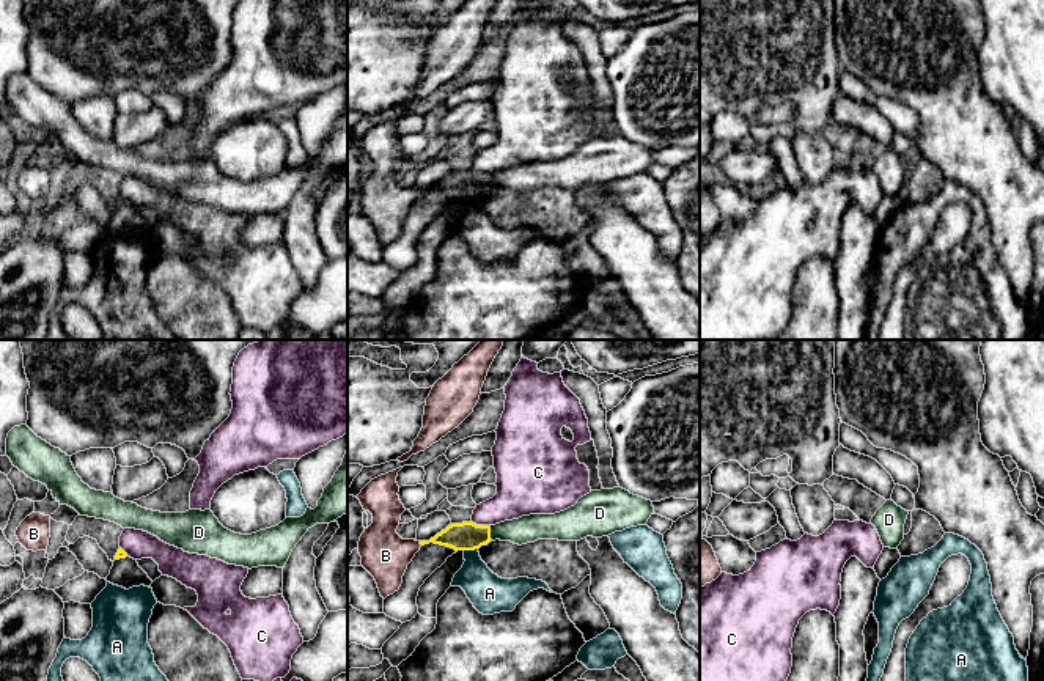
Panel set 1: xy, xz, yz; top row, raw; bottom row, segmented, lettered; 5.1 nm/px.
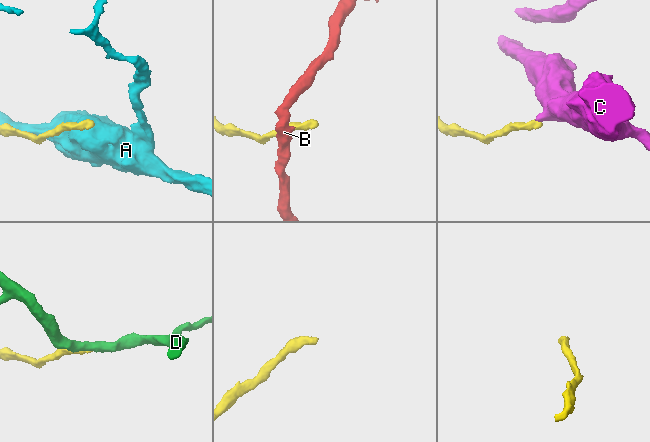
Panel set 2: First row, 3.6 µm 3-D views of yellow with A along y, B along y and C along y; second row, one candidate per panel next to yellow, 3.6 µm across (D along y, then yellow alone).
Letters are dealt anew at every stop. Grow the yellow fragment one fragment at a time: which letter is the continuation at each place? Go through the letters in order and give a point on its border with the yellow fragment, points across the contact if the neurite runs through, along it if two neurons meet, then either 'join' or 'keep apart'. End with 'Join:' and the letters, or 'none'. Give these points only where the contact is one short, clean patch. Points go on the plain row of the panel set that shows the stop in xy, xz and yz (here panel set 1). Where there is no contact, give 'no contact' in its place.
A: contact xz (470, 197); keep apart
B: contact xz (420, 191); border xz (419, 189), (422, 192); keep apart
C: contact xz (480, 173); border xz (470, 169), (488, 173); keep apart
D: contact xz (489, 181); border xz (488, 173), (492, 187); keep apart
Join: none

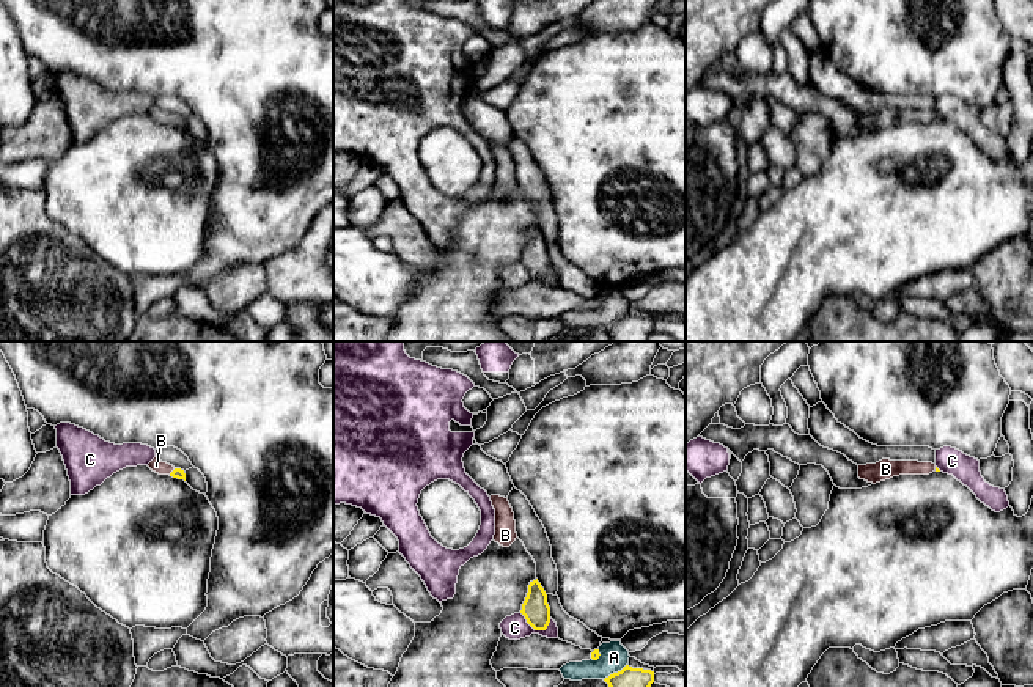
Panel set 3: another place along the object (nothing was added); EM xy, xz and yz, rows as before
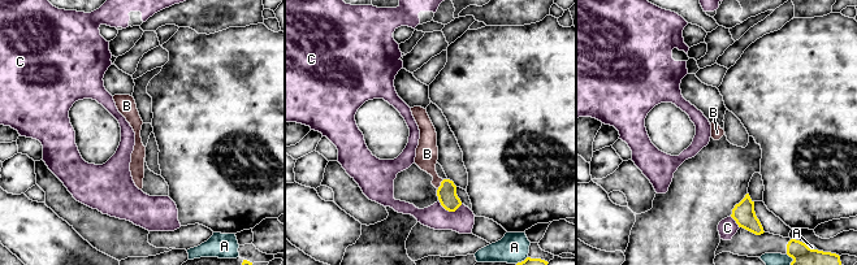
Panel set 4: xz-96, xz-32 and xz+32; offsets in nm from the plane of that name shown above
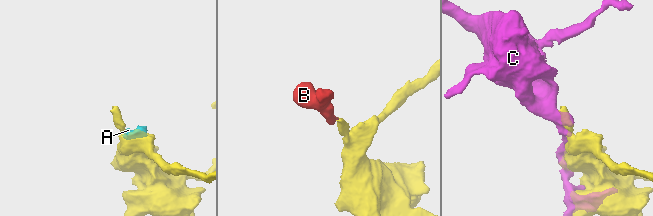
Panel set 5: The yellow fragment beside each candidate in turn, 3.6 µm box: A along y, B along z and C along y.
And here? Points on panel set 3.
A: contact xz (615, 321); keep apart
B: contact xy (173, 118); way xy (178, 121), (173, 118), (156, 113); join
C: contact xz (535, 277); keep apart
Join: B

